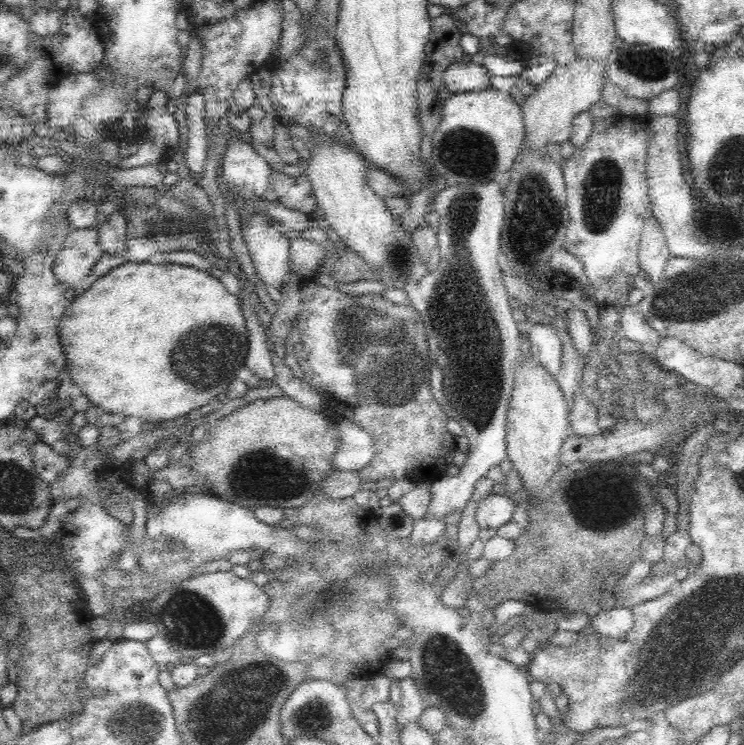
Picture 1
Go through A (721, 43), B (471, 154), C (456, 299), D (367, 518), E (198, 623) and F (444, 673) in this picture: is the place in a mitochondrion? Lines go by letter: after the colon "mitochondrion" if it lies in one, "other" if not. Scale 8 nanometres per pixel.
A: other
B: mitochondrion
C: mitochondrion
D: other
E: mitochondrion
F: mitochondrion

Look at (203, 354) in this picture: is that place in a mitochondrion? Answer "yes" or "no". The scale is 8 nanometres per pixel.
yes

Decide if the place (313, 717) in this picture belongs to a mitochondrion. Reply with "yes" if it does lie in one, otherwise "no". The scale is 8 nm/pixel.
yes

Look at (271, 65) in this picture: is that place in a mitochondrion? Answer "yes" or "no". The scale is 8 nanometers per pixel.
no

